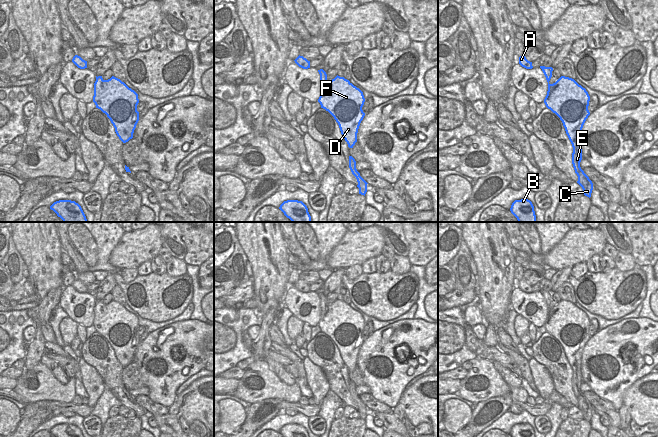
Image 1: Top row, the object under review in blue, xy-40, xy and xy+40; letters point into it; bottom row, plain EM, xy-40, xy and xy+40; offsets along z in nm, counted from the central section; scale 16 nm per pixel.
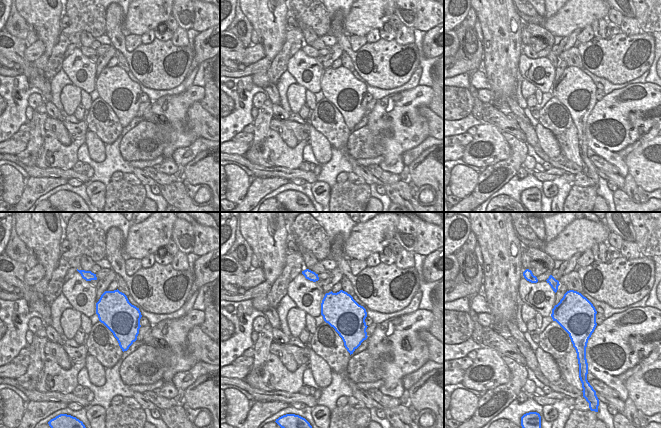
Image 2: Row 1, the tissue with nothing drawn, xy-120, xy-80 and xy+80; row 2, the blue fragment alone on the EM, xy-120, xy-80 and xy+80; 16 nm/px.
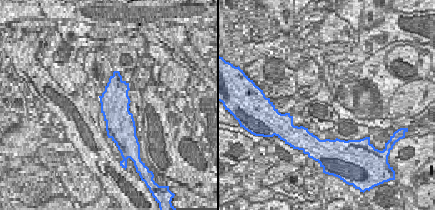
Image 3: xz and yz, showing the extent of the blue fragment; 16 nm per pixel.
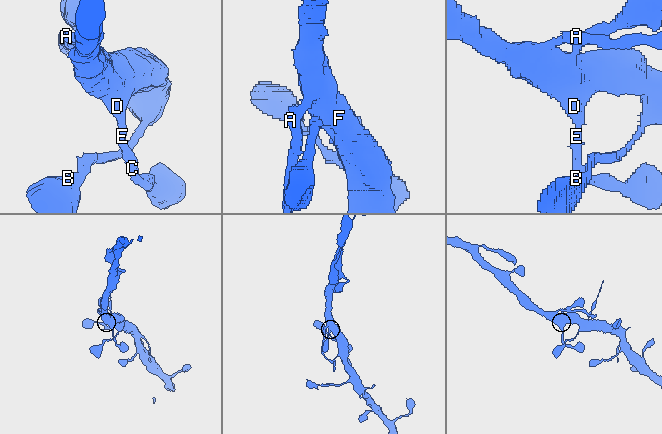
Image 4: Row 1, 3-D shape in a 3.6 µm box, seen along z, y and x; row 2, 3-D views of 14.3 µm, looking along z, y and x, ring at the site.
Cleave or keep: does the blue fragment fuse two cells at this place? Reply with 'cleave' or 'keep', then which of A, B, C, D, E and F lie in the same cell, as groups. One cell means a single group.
keep; A B C D E F

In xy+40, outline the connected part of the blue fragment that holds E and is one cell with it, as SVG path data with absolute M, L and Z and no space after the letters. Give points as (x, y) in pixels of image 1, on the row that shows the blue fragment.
M540 66L548 82L548 91L544 103L563 123L566 134L572 144L572 164L578 176L577 183L582 187L583 194L591 197L593 183L580 167L582 160L581 134L583 125L590 115L588 110L590 96L585 88L574 79L561 76L550 84L552 67Z

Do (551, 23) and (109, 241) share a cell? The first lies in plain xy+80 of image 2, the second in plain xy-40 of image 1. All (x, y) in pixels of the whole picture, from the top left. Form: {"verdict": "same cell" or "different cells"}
{"verdict": "different cells"}

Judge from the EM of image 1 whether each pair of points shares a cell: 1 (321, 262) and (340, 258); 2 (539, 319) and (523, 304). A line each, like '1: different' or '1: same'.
1: different
2: same

